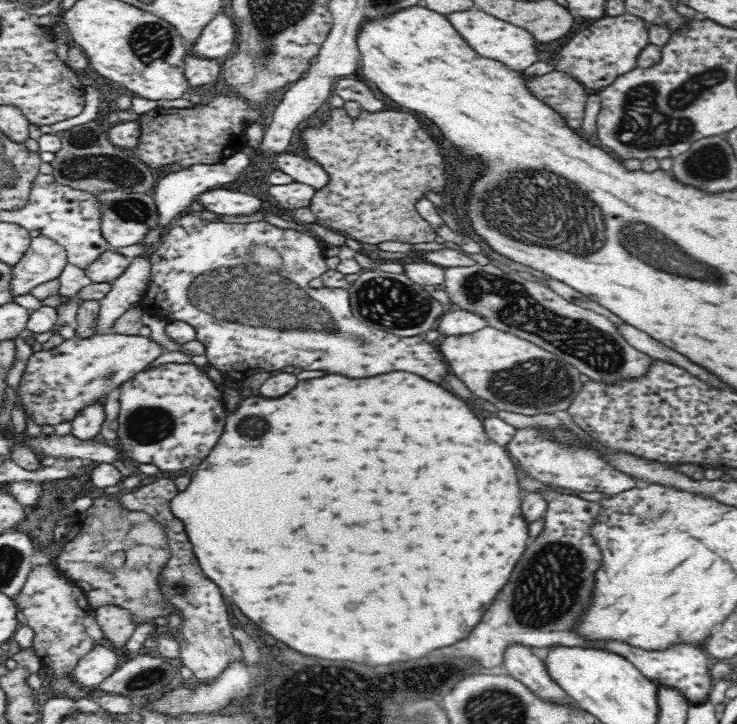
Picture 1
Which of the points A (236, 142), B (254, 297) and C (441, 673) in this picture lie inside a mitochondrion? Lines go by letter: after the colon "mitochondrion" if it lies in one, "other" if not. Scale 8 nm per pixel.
A: other
B: mitochondrion
C: mitochondrion

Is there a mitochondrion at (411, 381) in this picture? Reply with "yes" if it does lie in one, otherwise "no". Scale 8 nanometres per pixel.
no

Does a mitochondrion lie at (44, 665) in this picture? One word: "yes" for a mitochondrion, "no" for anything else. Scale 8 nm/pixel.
no

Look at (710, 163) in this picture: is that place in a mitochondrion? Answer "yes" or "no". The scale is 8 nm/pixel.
yes

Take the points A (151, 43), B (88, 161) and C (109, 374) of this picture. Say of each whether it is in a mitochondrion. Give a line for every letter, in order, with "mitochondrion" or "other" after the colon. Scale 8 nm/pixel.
A: mitochondrion
B: mitochondrion
C: mitochondrion

